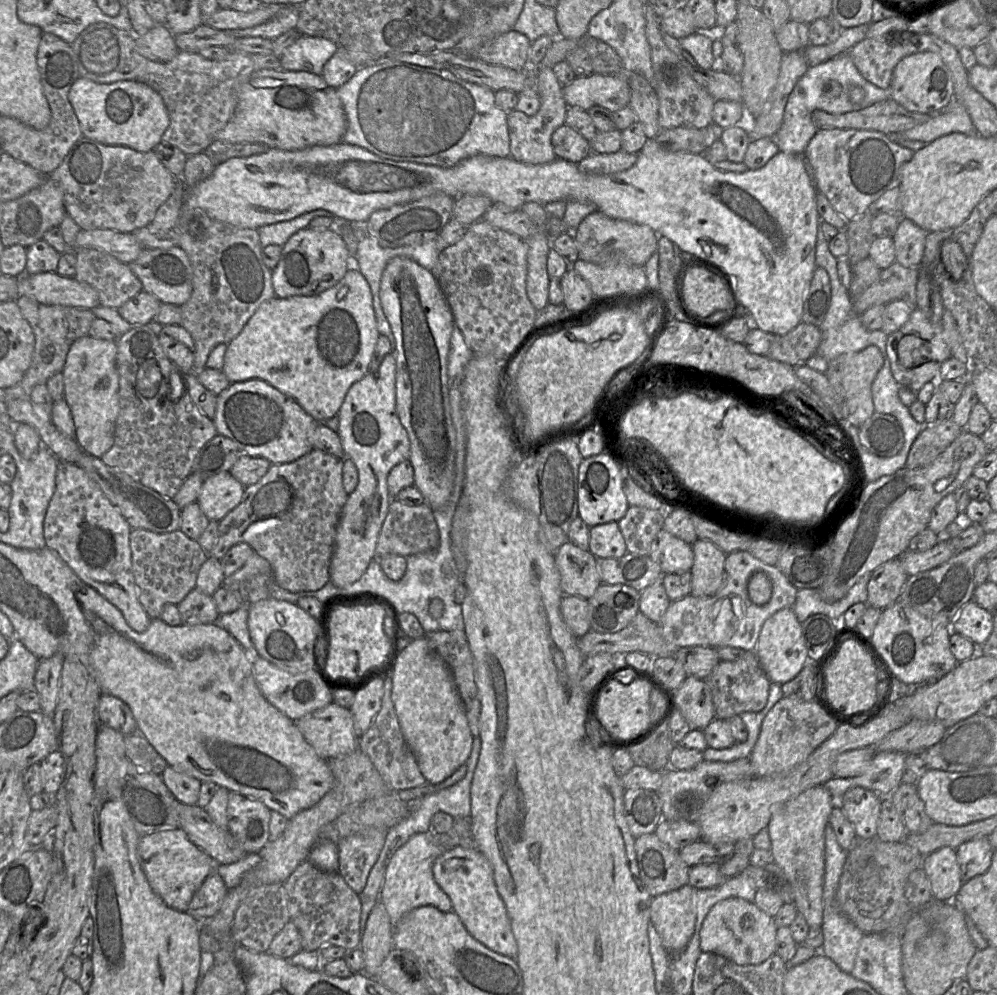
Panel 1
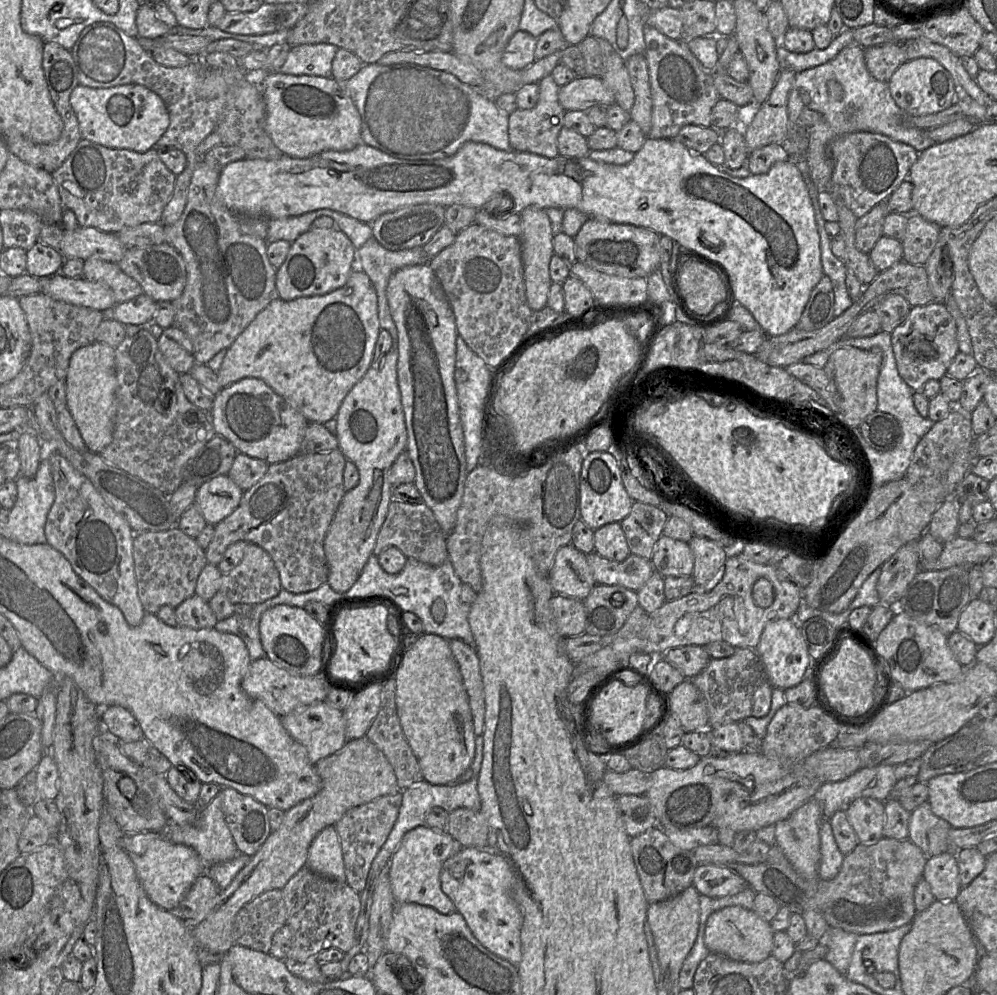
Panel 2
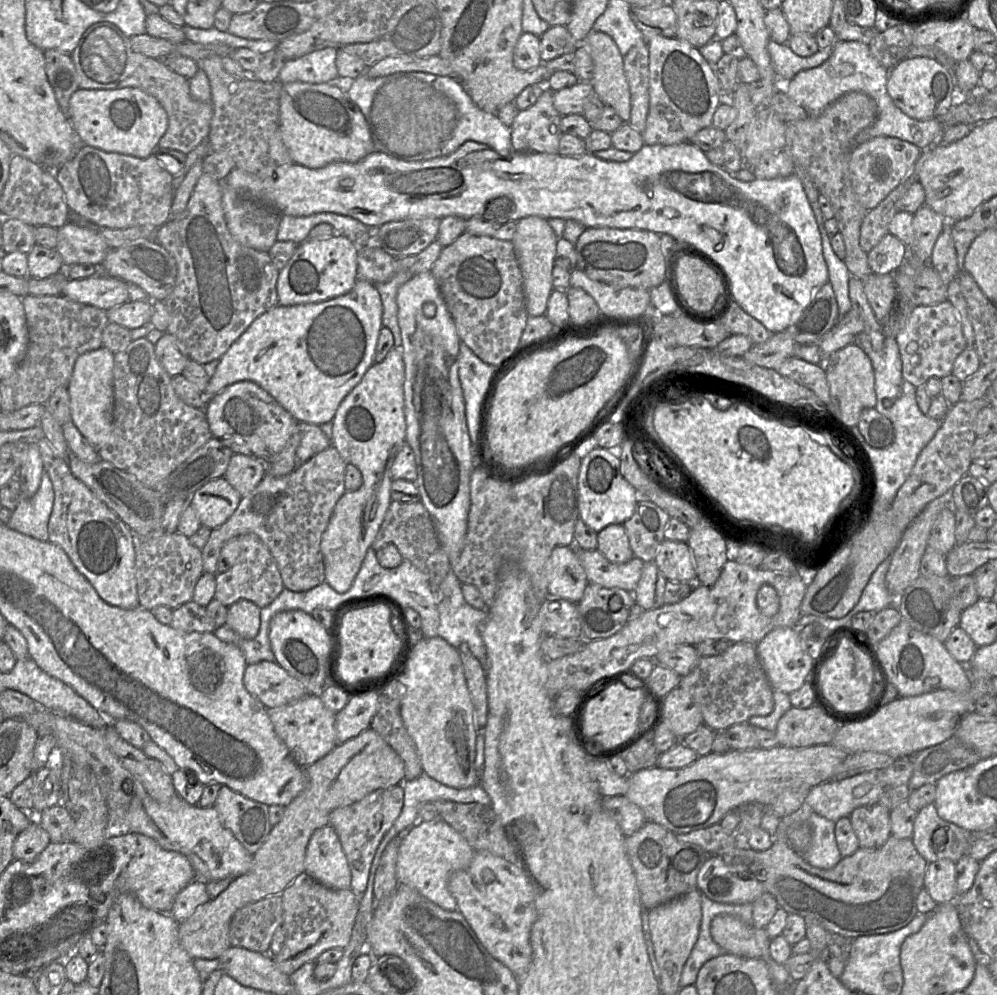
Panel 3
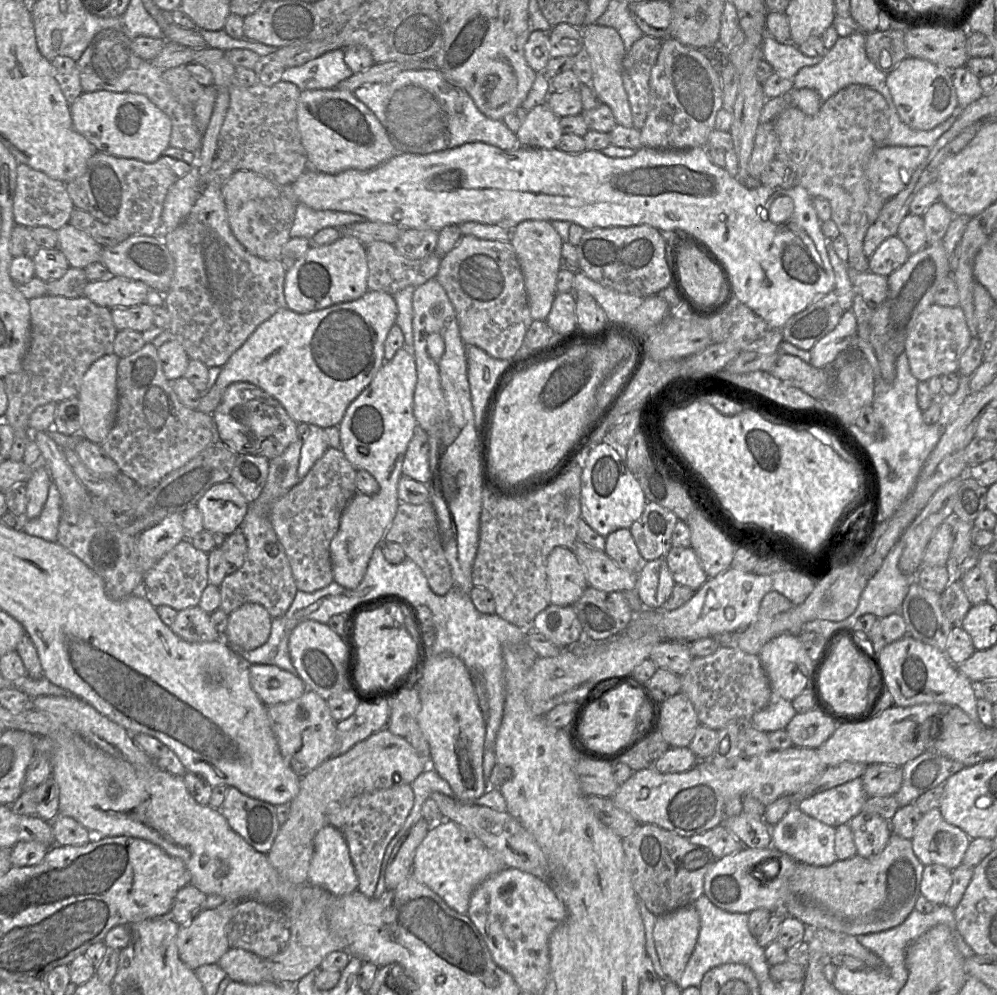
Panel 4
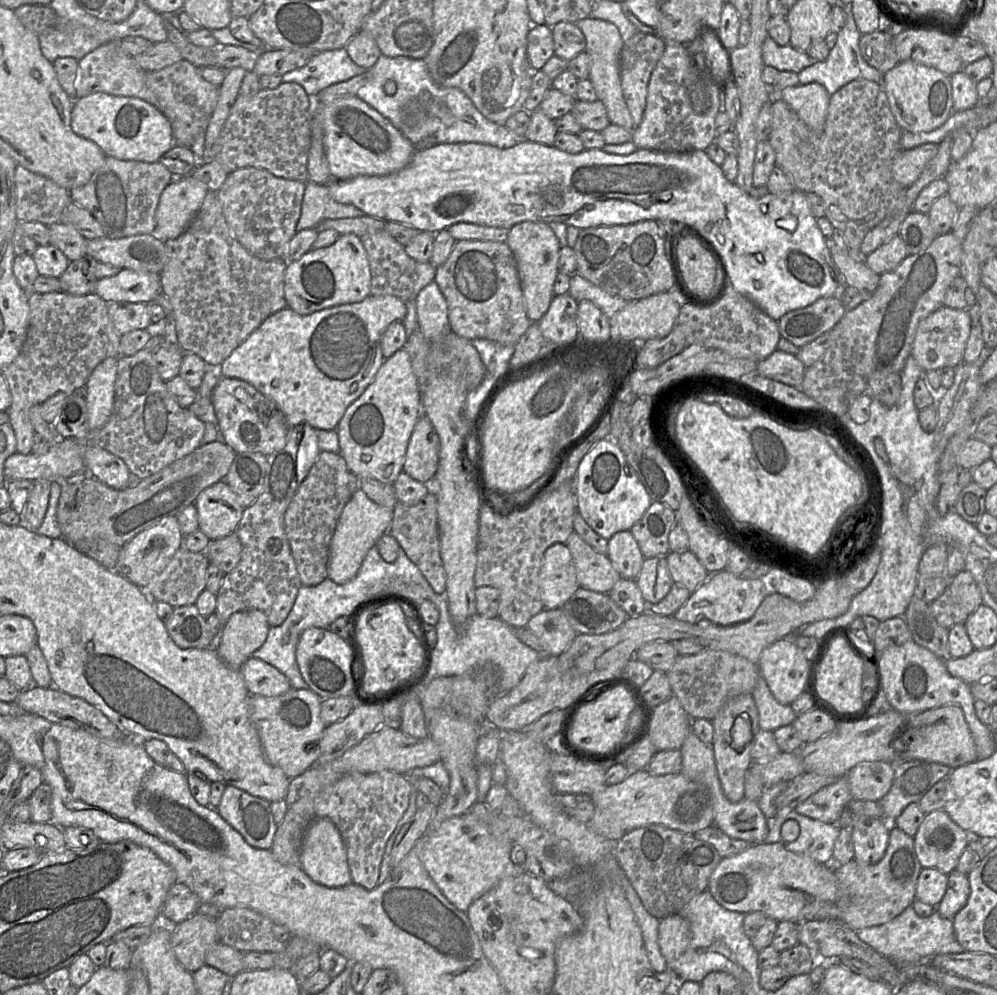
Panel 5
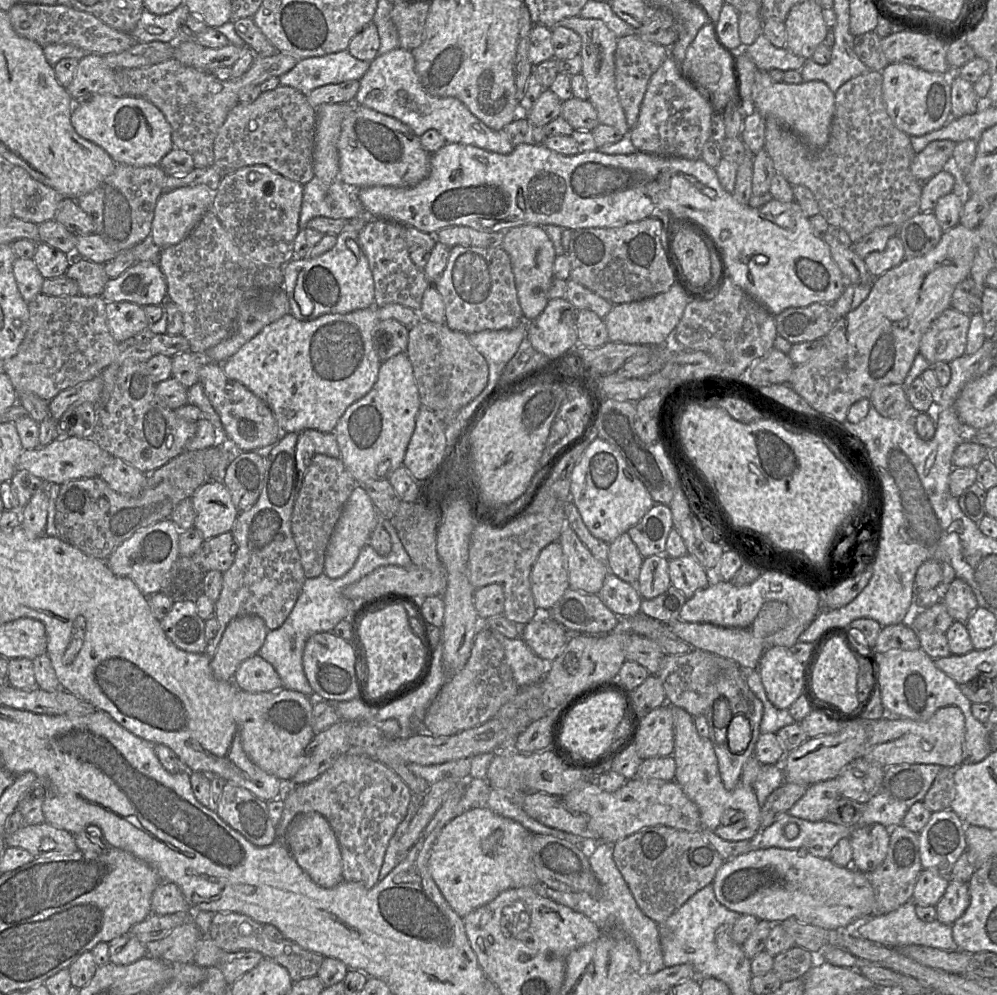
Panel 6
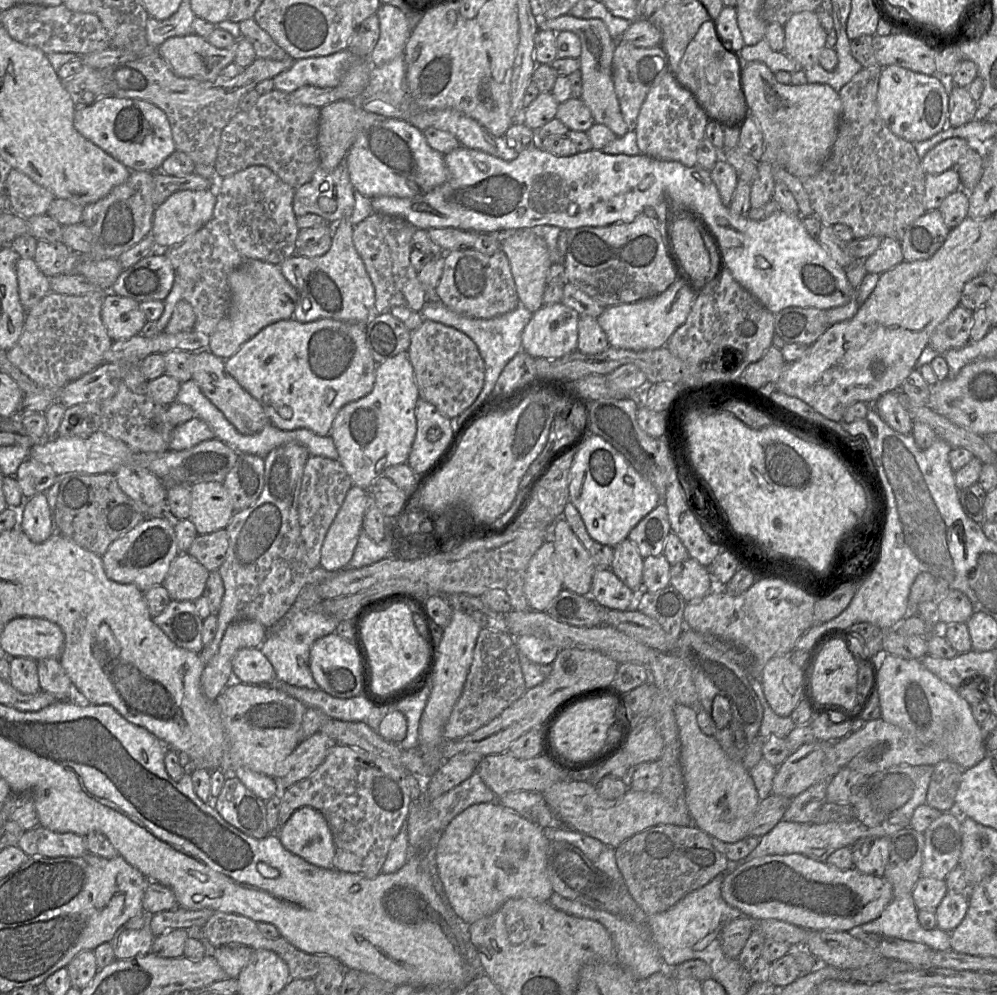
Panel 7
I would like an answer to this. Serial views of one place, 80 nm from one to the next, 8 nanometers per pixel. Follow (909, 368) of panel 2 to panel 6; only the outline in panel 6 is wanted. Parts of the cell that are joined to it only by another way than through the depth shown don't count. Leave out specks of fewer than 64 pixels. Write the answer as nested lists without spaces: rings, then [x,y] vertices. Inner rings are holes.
[[[951,307],[944,310],[922,336],[919,354],[931,366],[939,362],[949,363],[963,356],[970,321],[971,316]]]

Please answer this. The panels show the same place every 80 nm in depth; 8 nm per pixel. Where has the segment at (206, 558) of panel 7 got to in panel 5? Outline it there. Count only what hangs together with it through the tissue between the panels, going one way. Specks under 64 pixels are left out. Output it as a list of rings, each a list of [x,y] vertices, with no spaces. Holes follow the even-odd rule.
[[[235,532],[210,543],[204,554],[209,563],[217,566],[224,575],[231,572],[239,563],[241,558],[242,546]]]

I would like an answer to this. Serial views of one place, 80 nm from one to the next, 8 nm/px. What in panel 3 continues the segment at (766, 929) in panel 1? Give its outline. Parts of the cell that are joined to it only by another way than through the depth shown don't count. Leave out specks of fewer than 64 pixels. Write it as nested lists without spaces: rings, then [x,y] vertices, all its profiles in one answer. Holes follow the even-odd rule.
[[[720,914],[710,925],[711,937],[726,954],[749,959],[763,959],[769,955],[769,938],[764,928],[746,925],[738,918]]]

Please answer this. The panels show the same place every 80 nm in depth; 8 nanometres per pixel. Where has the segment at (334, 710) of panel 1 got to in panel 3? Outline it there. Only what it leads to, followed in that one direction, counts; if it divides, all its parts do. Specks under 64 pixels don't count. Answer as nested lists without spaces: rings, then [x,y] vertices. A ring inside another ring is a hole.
[[[307,694],[292,703],[267,709],[275,732],[301,767],[312,765],[338,745],[335,730],[336,713],[323,704],[320,696]]]

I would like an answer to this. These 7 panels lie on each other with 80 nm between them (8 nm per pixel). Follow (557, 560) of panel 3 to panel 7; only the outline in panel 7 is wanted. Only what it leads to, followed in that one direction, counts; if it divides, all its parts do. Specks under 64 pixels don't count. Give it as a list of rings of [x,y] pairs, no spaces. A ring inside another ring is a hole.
[[[545,541],[529,561],[524,594],[533,611],[546,611],[563,589],[553,541]]]

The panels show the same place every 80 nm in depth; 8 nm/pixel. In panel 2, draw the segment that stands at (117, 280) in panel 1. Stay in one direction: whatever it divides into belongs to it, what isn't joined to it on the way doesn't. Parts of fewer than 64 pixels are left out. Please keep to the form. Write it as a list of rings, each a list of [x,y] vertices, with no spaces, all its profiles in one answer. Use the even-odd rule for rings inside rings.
[[[98,258],[84,260],[82,278],[108,286],[116,304],[130,301],[144,293],[140,284],[125,274],[117,263]]]

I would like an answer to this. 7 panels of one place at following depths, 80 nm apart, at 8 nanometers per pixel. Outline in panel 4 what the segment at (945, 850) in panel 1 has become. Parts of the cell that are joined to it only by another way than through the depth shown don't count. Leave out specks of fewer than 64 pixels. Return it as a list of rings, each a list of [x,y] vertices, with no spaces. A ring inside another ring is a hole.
[[[933,864],[924,867],[920,893],[936,906],[944,905],[952,885],[952,871],[943,865]]]

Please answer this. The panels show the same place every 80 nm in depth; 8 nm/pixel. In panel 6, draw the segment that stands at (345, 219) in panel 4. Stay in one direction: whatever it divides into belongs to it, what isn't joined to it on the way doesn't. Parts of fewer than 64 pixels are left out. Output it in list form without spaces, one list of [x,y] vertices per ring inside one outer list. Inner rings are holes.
[[[314,175],[303,185],[299,229],[306,228],[314,217],[348,220],[368,215],[358,199],[357,190],[347,187],[339,178],[326,184]]]

